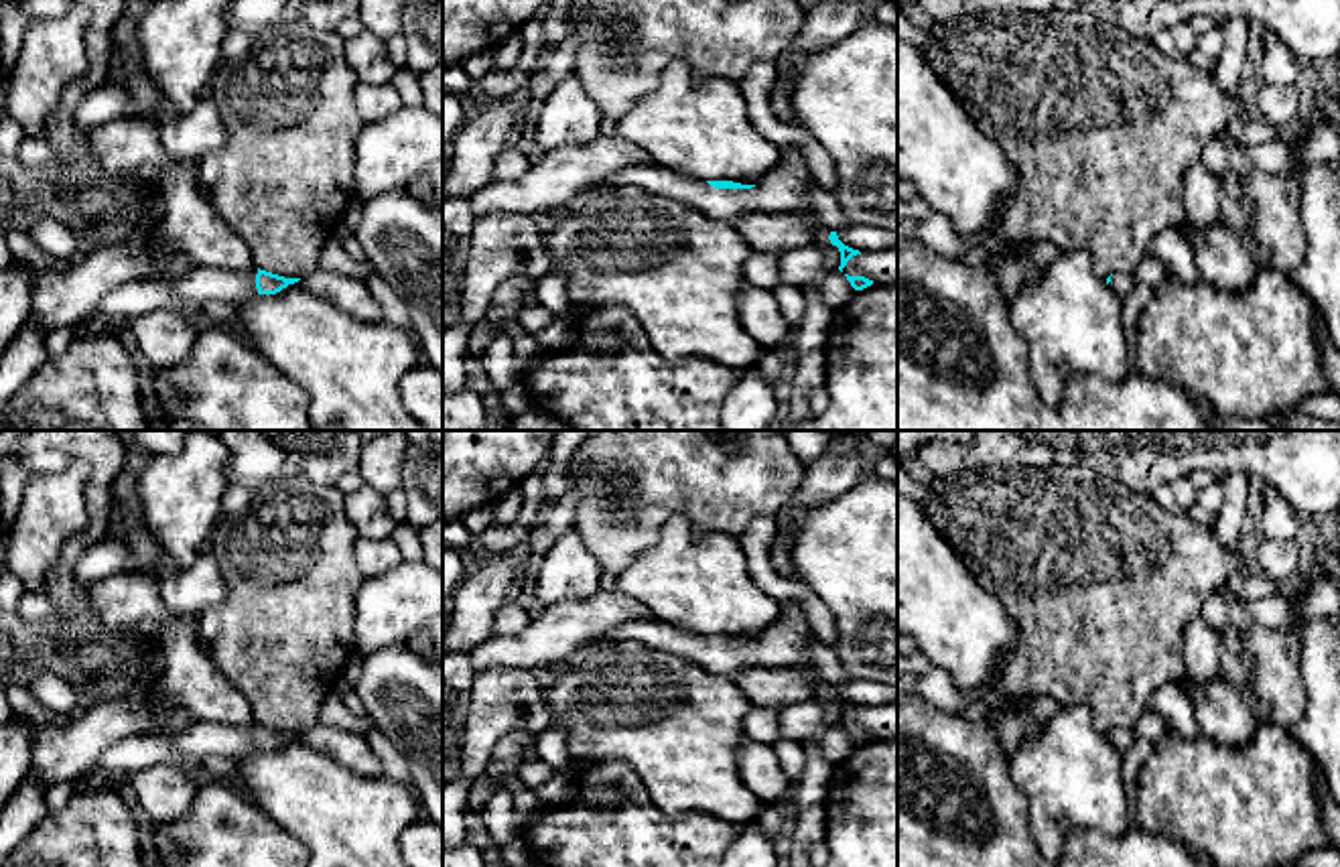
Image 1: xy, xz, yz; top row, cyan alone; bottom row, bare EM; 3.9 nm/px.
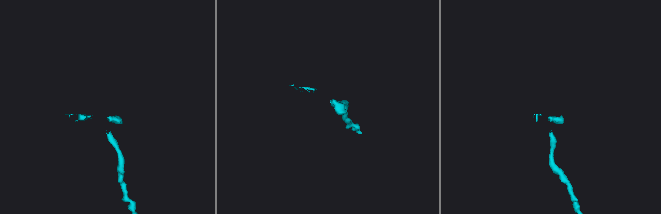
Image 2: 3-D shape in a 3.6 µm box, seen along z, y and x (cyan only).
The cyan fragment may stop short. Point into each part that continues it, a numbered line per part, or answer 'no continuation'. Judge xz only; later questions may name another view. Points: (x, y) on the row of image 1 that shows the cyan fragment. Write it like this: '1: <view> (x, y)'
1: xz (784, 189)

